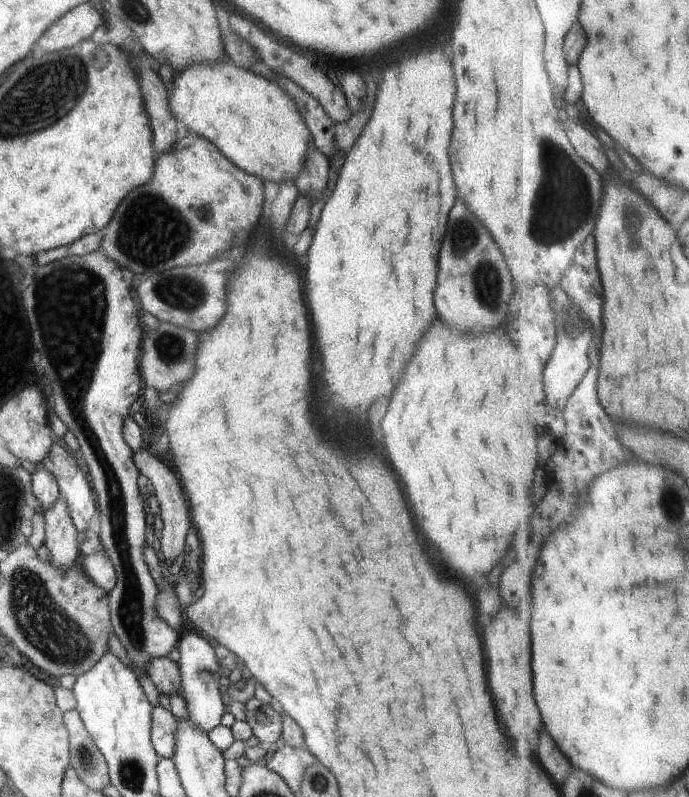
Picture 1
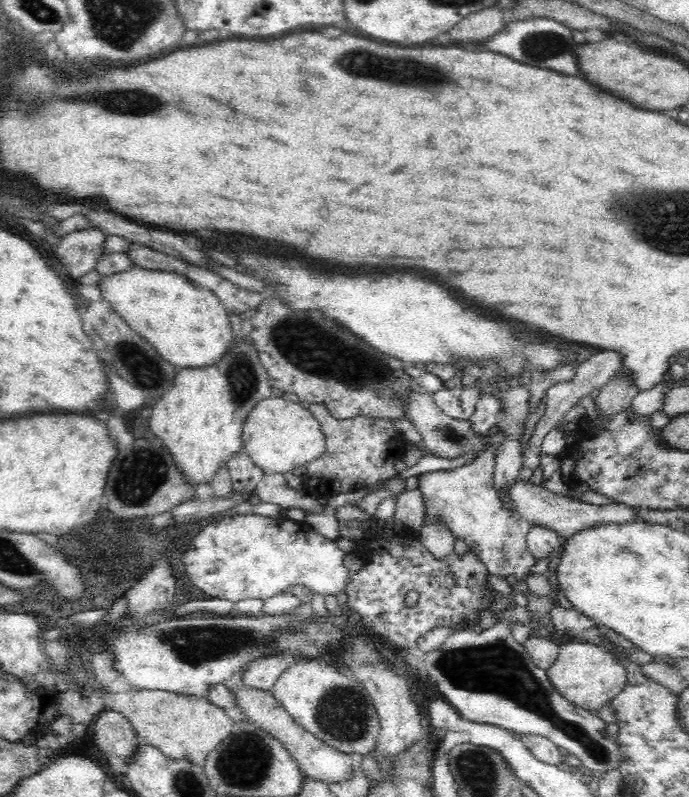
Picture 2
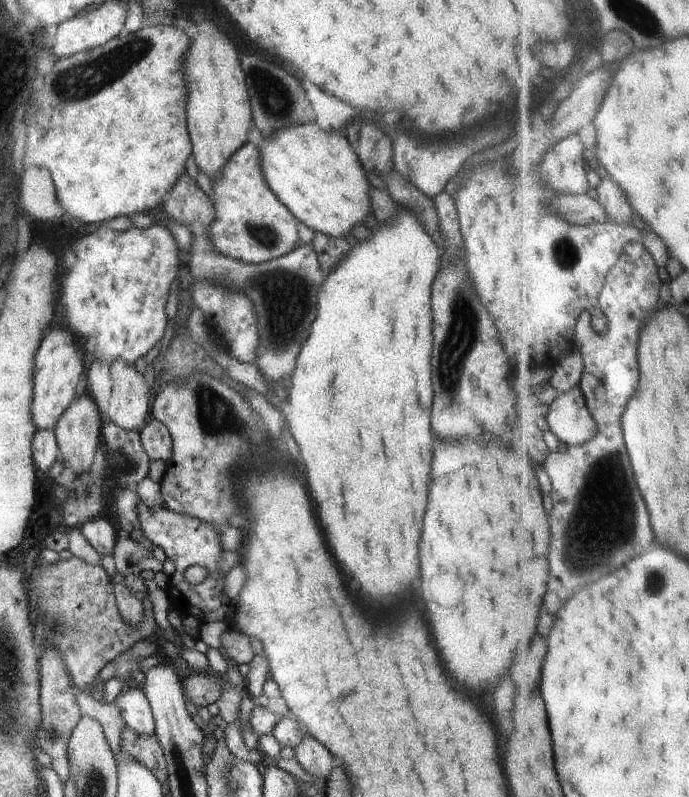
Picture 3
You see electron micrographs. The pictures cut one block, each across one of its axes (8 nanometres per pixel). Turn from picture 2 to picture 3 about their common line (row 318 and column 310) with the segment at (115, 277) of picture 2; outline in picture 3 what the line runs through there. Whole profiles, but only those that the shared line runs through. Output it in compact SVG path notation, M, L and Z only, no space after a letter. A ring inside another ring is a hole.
M315 122L280 129L265 139L265 145L259 148L261 169L265 179L278 197L278 200L309 229L332 238L342 238L360 222L365 224L366 216L372 213L370 189L366 179L366 170L361 165L358 155L348 143L346 136L339 132L325 131Z

